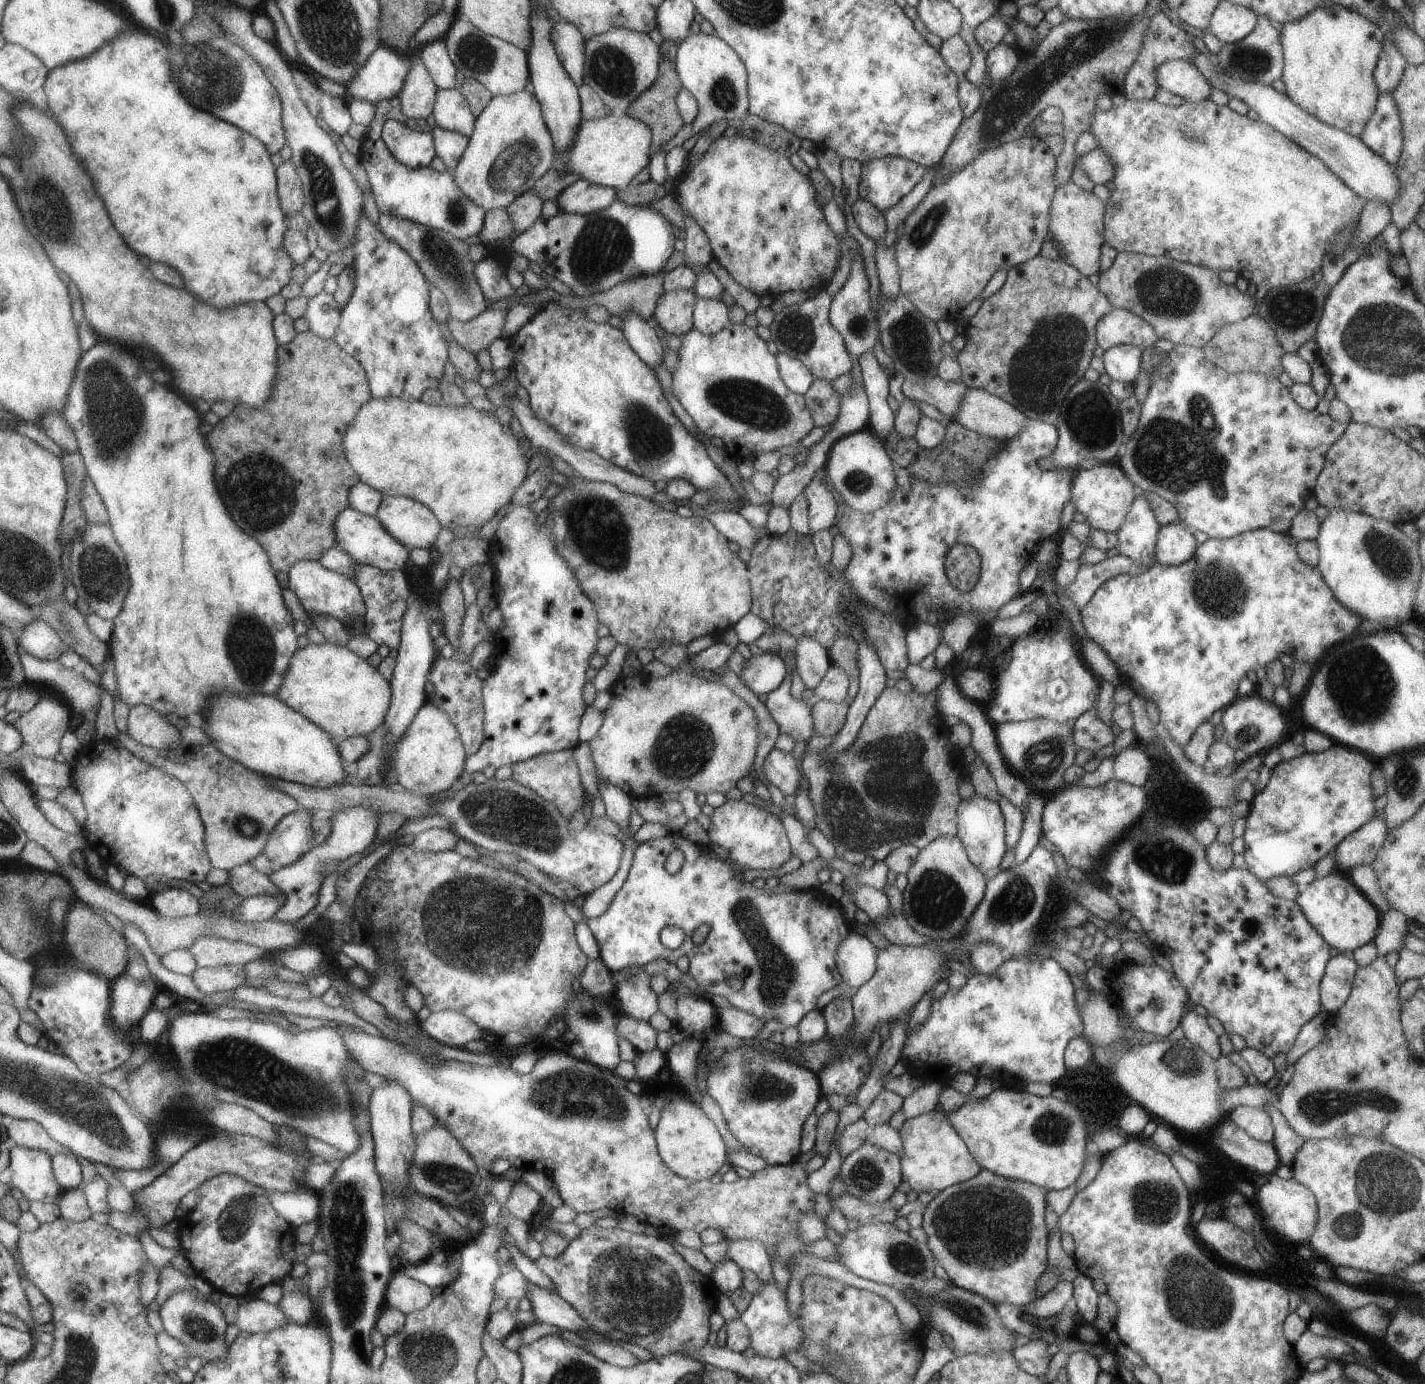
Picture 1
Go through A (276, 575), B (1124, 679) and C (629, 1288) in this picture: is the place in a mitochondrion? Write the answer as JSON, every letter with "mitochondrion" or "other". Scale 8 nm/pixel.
{"A":"other","B":"other","C":"mitochondrion"}

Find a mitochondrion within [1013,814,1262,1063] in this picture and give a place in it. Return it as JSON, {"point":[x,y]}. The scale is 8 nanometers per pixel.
{"point":[1167,862]}

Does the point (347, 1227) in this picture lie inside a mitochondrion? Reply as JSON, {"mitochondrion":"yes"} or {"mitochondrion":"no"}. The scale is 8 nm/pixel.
{"mitochondrion":"yes"}

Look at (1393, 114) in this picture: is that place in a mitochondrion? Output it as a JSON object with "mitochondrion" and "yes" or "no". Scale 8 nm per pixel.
{"mitochondrion":"no"}

